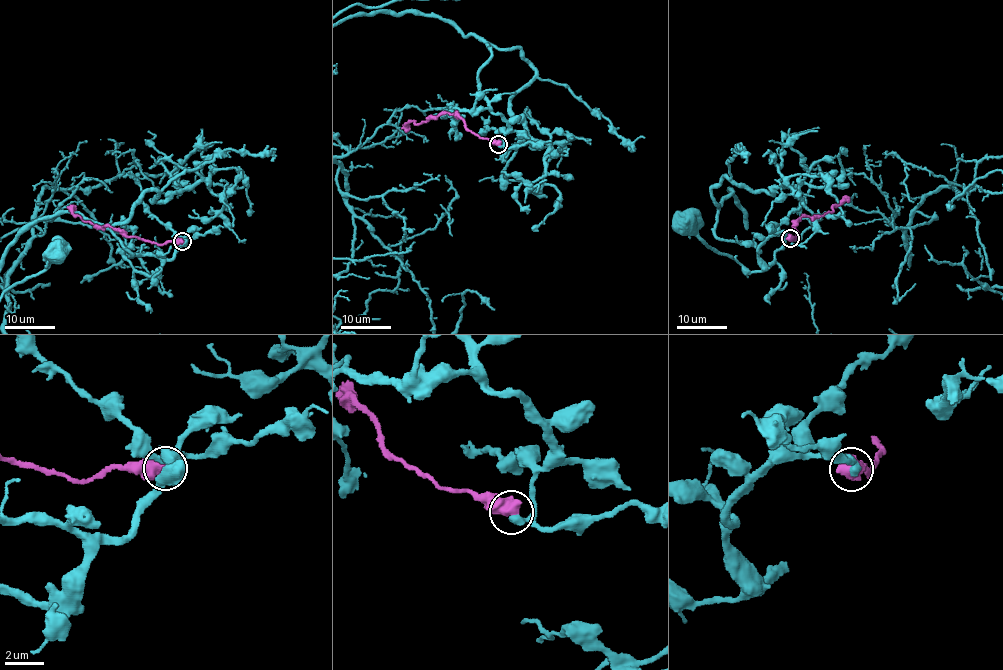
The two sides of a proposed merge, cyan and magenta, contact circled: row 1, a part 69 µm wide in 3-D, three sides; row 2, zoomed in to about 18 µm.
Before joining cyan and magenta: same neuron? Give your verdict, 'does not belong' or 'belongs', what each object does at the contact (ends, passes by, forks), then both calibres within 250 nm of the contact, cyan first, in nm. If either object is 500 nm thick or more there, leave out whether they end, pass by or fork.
does not belong; 440 nm thick on the cyan side, 800 nm on the other

